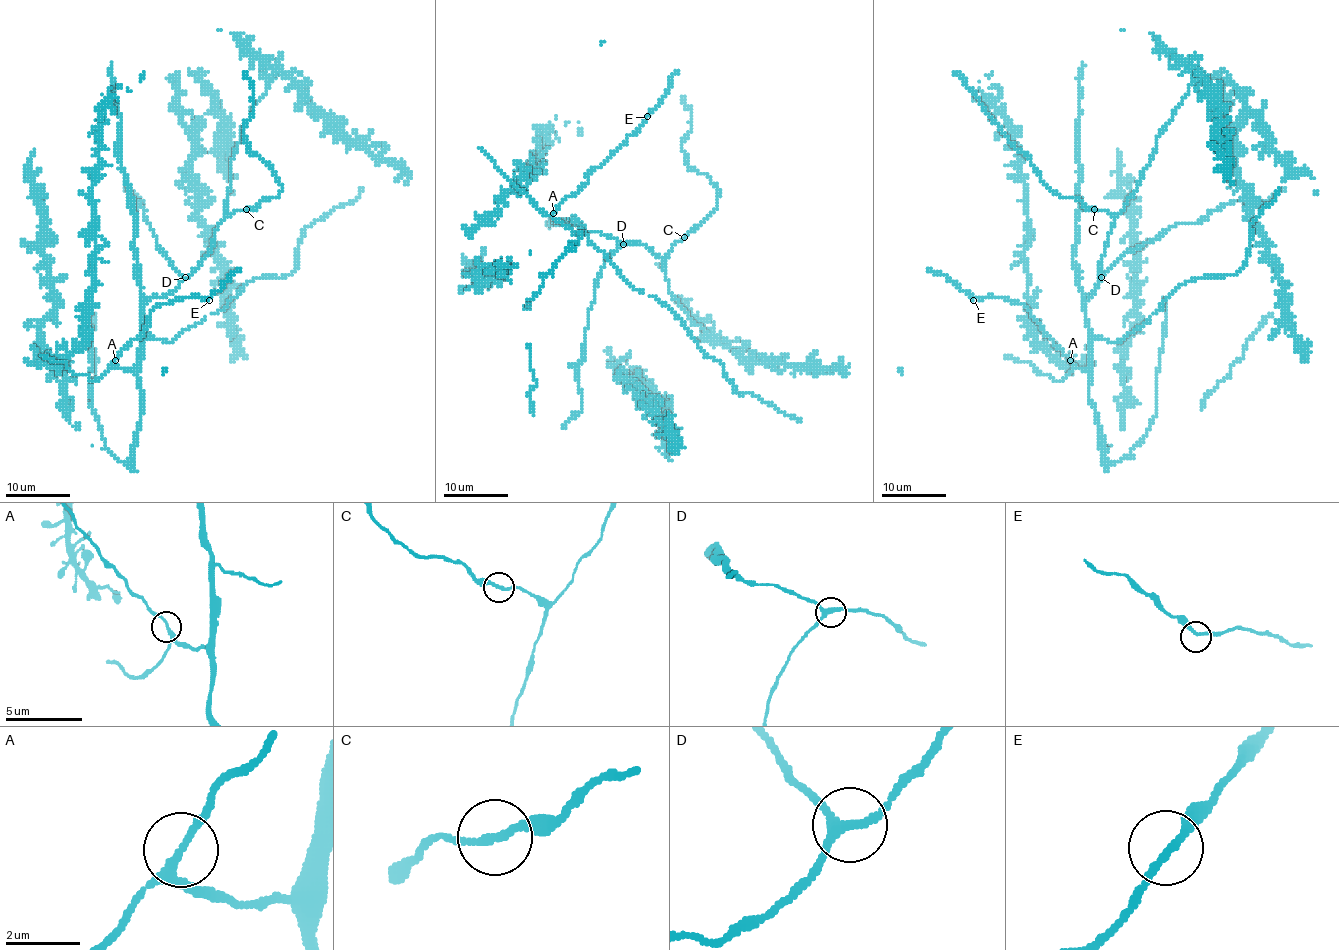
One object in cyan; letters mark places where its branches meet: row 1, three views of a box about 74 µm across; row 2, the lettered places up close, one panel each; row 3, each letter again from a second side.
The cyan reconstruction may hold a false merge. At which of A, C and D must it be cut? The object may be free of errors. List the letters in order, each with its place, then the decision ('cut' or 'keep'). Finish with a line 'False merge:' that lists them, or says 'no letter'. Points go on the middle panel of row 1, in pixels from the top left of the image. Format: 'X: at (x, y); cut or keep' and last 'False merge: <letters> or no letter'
A: at (553, 213); keep
C: at (684, 237); keep
D: at (623, 244); keep
False merge: no letter

